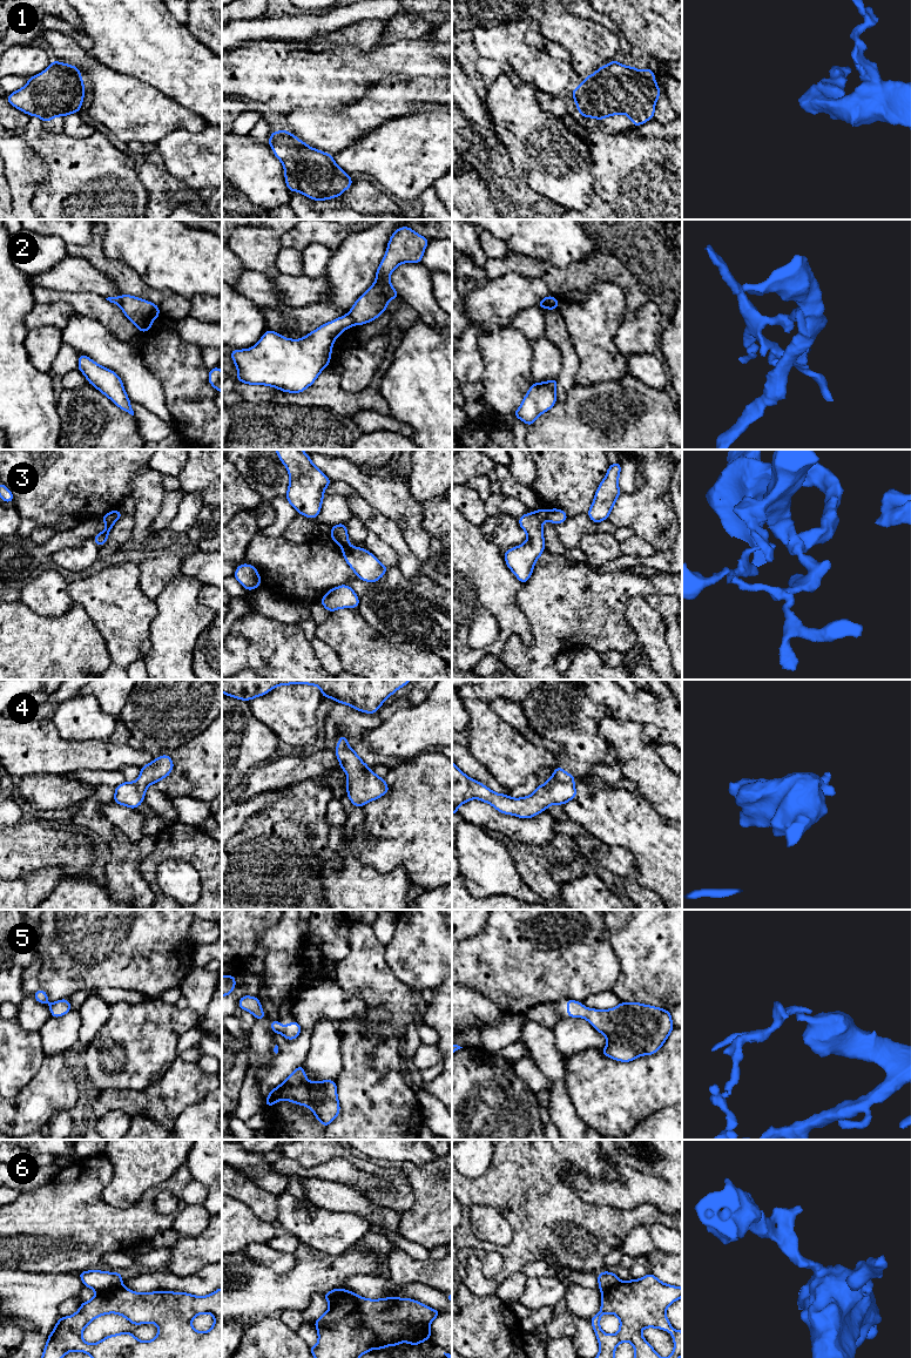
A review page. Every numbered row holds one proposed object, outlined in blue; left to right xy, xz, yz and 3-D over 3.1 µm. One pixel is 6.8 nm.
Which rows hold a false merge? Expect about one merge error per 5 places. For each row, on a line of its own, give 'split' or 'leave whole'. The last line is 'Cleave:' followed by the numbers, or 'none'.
1: leave whole
2: split
3: split
4: leave whole
5: leave whole
6: split
Cleave: 2, 3, 6

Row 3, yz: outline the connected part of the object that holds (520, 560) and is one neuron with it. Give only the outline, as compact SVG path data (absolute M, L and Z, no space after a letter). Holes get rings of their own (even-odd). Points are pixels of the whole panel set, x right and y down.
M537 509L519 518L519 526L527 533L525 543L504 553L507 567L521 583L526 583L534 569L534 563L545 550L542 523L548 520L547 511Z

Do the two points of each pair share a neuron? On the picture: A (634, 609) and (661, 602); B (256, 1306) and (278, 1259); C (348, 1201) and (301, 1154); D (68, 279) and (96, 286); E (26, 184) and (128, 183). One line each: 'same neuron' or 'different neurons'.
A: different neurons
B: different neurons
C: different neurons
D: same neuron
E: different neurons

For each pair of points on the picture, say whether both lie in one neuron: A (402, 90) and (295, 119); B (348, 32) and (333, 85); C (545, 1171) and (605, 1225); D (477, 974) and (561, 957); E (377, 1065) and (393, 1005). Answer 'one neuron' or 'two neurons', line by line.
A: one neuron
B: two neurons
C: one neuron
D: one neuron
E: one neuron

